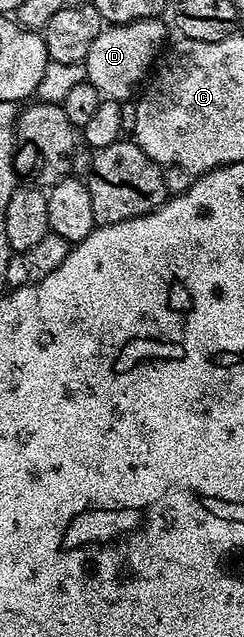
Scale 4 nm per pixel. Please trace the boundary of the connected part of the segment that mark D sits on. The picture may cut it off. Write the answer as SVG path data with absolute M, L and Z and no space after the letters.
M160 17L139 19L131 23L108 25L99 32L83 65L87 74L86 81L93 85L102 97L125 101L134 95L132 92L136 87L137 90L142 85L141 80L146 79L156 63L159 50L167 36L167 28L161 21Z

